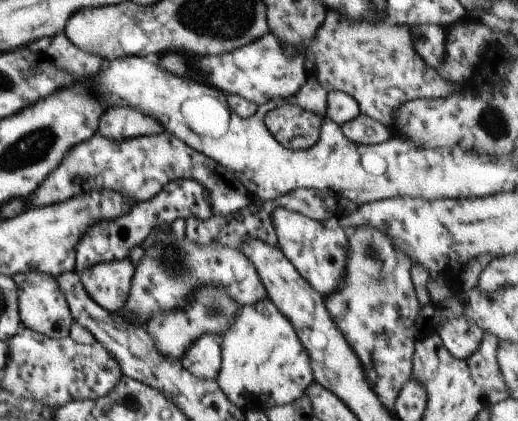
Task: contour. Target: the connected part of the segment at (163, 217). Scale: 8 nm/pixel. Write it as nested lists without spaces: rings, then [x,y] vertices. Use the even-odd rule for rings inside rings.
[[[192,179],[173,180],[150,200],[134,204],[126,216],[120,216],[116,220],[100,220],[100,224],[94,224],[92,228],[88,228],[86,234],[82,236],[80,244],[76,246],[74,272],[88,270],[100,262],[126,260],[135,247],[142,246],[152,230],[171,225],[176,218],[194,217],[206,220],[212,216],[214,216],[214,212],[210,206],[208,192],[204,190],[204,186],[200,182]]]

